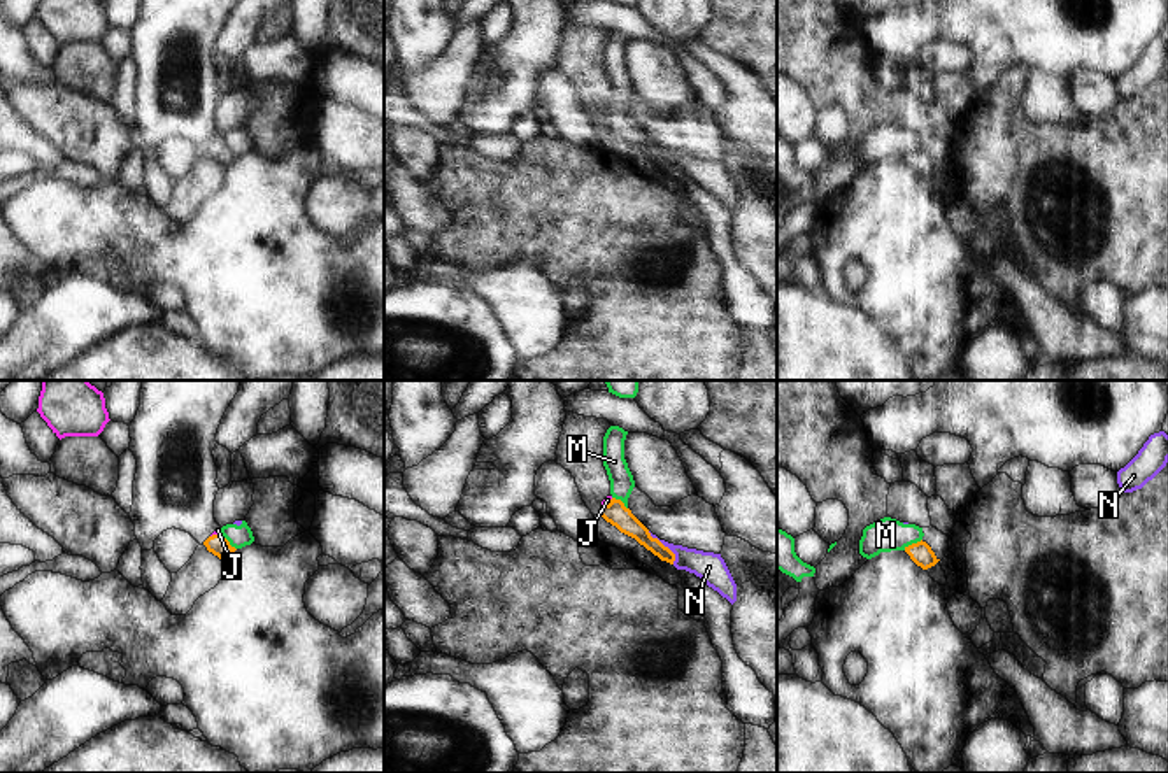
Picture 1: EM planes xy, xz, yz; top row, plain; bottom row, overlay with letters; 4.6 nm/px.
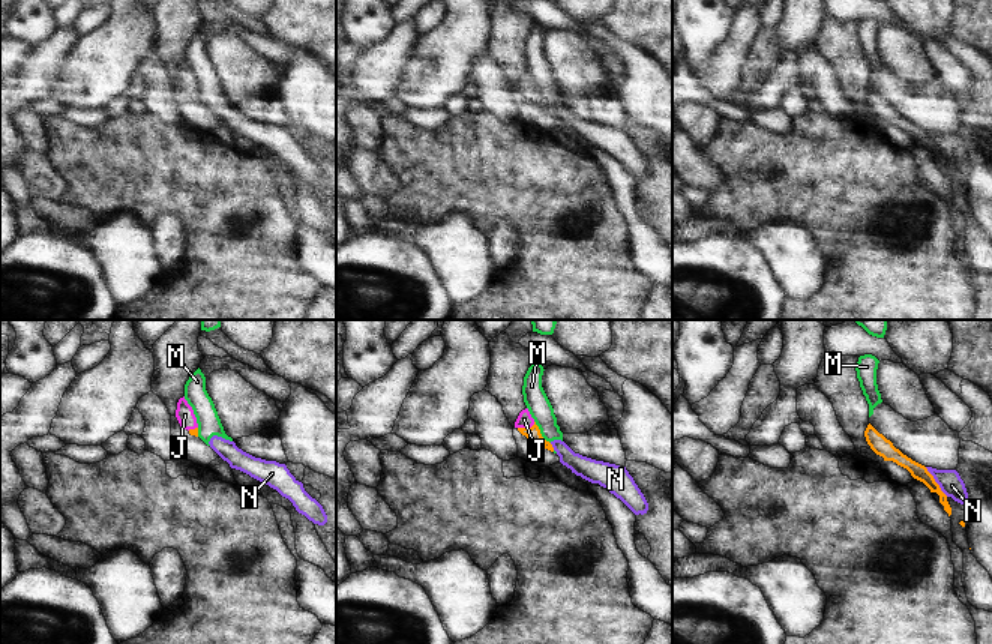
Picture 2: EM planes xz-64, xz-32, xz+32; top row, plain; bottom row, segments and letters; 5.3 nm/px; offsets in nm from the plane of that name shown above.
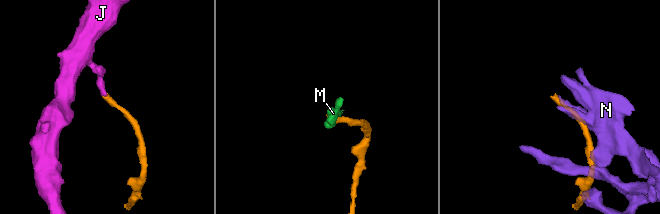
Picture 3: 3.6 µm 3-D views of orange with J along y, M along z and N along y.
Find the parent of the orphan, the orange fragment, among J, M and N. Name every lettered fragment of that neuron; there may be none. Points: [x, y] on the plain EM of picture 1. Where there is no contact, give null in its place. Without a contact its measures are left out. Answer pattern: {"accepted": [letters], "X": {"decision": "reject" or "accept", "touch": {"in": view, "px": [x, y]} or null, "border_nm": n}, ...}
{"accepted": ["J"], "J": {"decision": "accept", "touch": {"in": "xz", "px": [609, 111]}, "border_nm": 70}, "M": {"decision": "reject", "touch": {"in": "yz", "px": [912, 151]}, "border_nm": 100}, "N": {"decision": "reject", "touch": {"in": "xz", "px": [663, 153]}, "border_nm": 200}}

